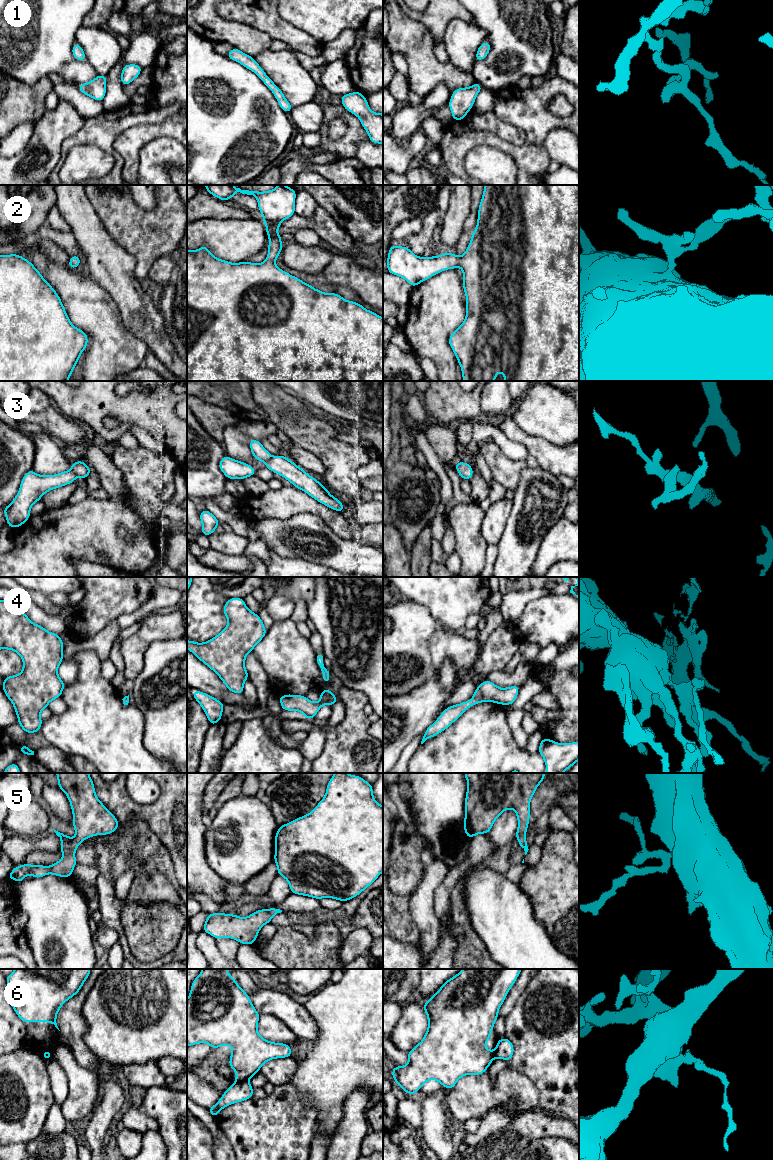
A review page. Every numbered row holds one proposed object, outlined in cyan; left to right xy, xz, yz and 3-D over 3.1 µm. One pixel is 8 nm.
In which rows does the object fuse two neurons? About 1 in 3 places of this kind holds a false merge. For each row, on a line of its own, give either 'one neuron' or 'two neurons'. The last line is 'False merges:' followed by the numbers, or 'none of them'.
1: one neuron
2: one neuron
3: two neurons
4: one neuron
5: one neuron
6: two neurons
False merges: 3, 6

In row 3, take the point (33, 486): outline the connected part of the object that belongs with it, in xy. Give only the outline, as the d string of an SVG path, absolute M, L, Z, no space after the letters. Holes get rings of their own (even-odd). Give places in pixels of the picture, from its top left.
M30 469L21 480L18 494L8 506L3 507L7 525L13 529L23 525L31 516L32 505L44 494L73 483L75 479L71 469L55 475L39 475Z

